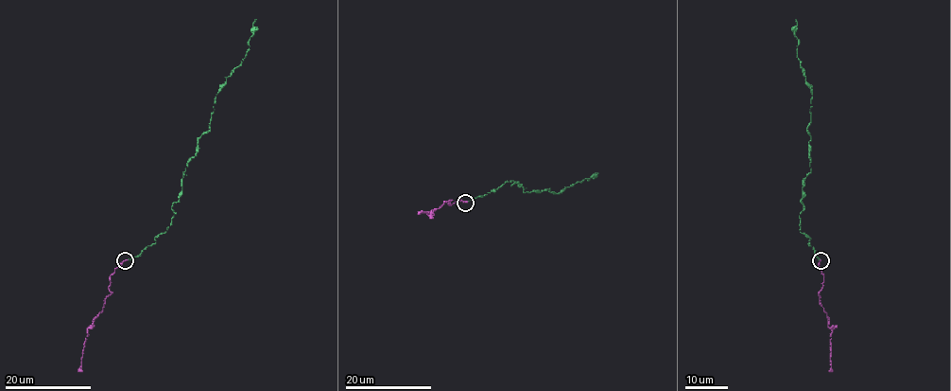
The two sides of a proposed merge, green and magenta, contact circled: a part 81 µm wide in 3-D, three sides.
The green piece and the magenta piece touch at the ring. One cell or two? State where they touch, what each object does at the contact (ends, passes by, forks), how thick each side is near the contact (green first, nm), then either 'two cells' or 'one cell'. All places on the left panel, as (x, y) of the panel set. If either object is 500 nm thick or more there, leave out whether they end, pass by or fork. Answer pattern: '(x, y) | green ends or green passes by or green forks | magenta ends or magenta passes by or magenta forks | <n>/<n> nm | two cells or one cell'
(125, 260) | green ends | magenta ends | 100/260 nm | one cell

